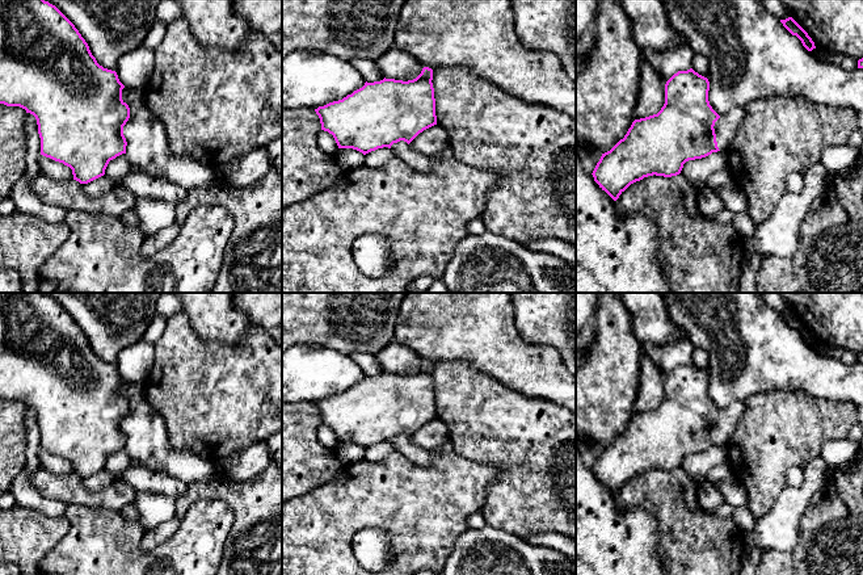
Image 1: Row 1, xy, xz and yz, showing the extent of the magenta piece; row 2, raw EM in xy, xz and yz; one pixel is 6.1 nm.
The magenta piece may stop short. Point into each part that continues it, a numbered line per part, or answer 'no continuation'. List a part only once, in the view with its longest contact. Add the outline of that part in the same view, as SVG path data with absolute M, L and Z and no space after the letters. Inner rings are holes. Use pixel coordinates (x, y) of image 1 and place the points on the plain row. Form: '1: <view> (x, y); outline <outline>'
1: yz (725, 420); outline M733 402L728 407L720 410L720 412L715 416L713 423L720 445L727 445L733 431L736 429L740 416L744 414L744 408L744 402Z

